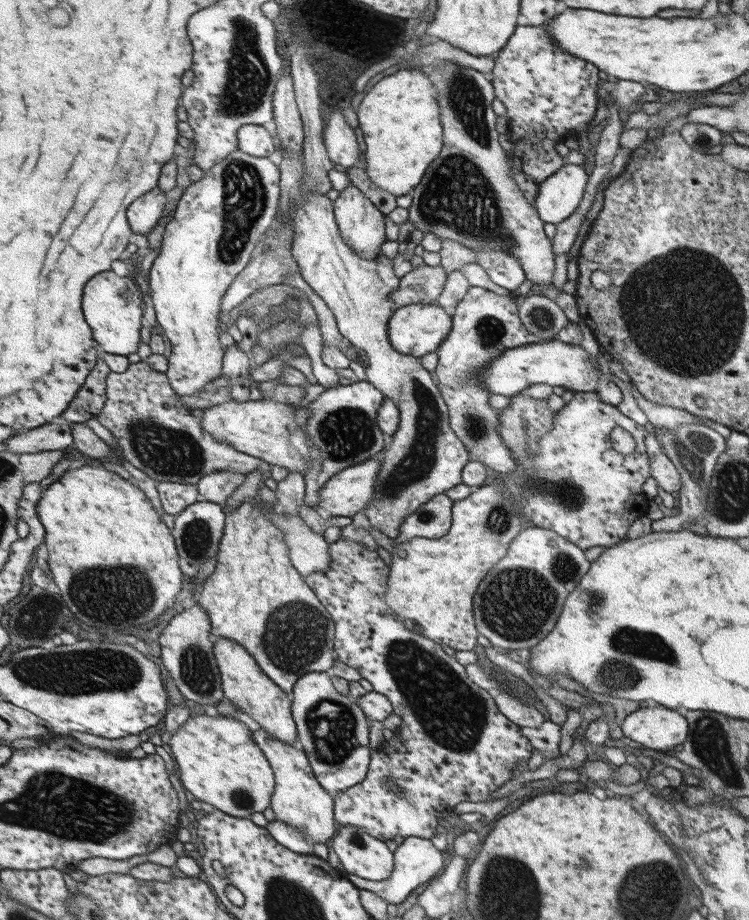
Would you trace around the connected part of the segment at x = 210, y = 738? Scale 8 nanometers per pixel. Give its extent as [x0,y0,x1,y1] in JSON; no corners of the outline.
[170,712,277,818]

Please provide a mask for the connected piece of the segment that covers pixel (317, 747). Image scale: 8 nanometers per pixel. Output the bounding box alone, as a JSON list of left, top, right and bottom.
[293,672,372,797]

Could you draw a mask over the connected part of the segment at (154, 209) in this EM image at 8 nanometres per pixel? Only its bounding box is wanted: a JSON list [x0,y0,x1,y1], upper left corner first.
[129,188,168,236]

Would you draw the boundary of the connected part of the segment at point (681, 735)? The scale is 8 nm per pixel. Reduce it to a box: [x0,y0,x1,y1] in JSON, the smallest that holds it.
[621,706,690,751]

